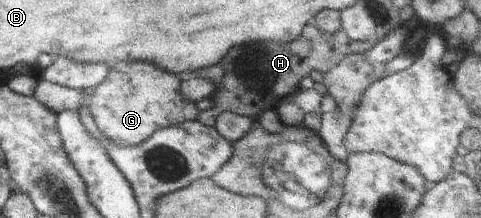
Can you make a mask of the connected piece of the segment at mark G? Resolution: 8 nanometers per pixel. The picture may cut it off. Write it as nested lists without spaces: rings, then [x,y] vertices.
[[[124,61],[116,63],[108,79],[93,92],[83,92],[42,80],[37,83],[32,95],[55,114],[86,108],[90,110],[98,129],[116,145],[137,146],[150,139],[156,130],[197,119],[200,111],[196,103],[188,101],[181,94],[180,86],[180,78],[162,67],[156,67],[154,63]]]

